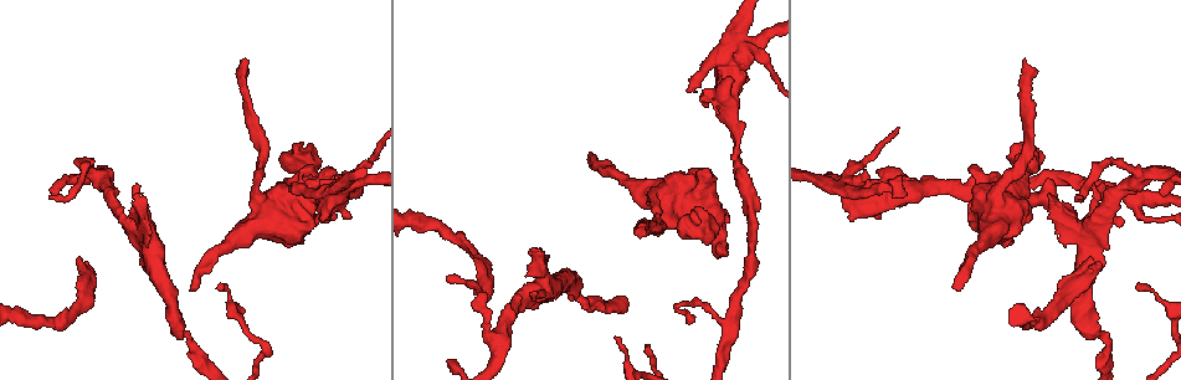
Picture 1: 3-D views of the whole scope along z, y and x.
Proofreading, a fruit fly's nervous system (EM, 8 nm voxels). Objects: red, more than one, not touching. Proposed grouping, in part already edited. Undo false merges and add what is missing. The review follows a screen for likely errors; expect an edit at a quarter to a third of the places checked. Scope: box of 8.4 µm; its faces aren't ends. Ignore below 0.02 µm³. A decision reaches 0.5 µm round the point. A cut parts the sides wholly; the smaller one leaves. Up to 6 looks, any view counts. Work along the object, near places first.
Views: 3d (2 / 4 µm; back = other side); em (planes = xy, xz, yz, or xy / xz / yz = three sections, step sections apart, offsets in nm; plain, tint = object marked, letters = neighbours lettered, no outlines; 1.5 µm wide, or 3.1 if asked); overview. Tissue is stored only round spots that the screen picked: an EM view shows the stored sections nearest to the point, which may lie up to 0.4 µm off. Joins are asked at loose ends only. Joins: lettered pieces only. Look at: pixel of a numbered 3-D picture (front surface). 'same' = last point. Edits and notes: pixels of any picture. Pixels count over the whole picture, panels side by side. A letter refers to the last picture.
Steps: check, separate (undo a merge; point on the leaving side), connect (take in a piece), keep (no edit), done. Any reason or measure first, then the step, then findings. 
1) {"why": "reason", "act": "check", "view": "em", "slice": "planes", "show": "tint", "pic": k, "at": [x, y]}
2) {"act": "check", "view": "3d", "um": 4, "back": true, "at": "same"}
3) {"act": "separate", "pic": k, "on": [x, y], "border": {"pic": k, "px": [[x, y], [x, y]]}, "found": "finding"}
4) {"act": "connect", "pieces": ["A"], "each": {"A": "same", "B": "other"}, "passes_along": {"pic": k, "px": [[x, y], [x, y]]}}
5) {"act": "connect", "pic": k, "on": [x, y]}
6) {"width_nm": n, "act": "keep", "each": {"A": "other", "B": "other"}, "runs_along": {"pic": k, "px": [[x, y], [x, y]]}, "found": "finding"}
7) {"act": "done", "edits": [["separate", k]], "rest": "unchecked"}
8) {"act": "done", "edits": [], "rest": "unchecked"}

{"act": "check", "view": "3d", "um": 2, "pic": 1, "at": [586, 303]}

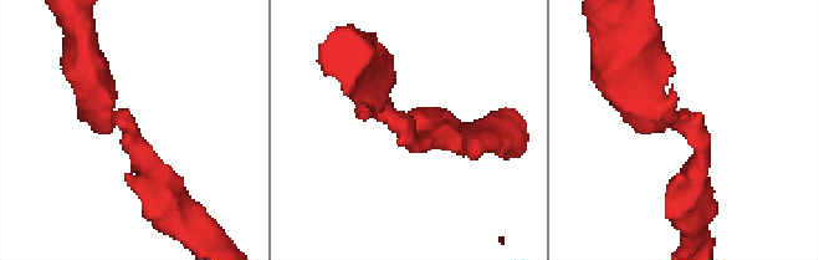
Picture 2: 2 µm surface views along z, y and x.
{"act": "check", "view": "em", "slice": "yz", "step": 8, "show": "tint", "pic": 2, "at": [681, 119]}

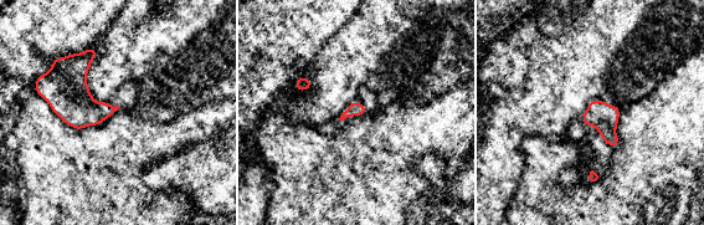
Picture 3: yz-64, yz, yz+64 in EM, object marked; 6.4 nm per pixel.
{"act": "check", "view": "em", "slice": "planes", "show": "letters", "at": "same"}

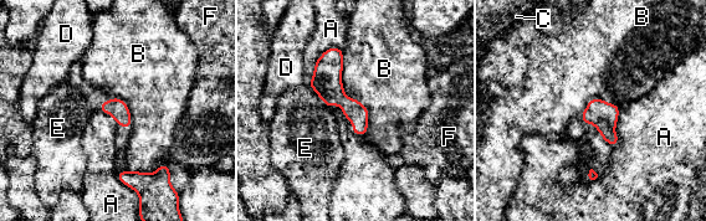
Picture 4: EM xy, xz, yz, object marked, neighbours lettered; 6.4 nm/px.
{"width_nm": 130, "act": "keep", "each": {"A": "other", "B": "other", "C": "other", "D": "other", "E": "other", "F": "other"}, "border": {"pic": 4, "px": [[620, 108], [618, 142], [610, 147]]}, "found": "continuous, no second cell"}

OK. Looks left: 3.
{"why": "an open end", "act": "check", "view": "em", "slice": "planes", "show": "tint", "pic": 1, "at": [308, 166]}

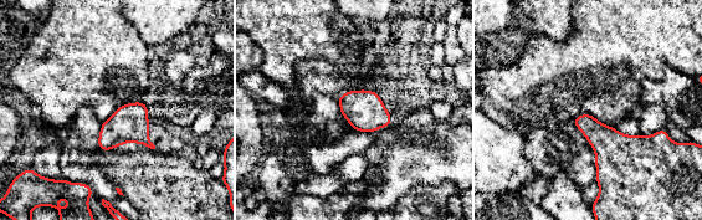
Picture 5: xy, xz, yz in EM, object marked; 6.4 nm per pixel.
{"why": "what lies round it", "act": "check", "view": "em", "slice": "planes", "show": "letters", "at": "same"}

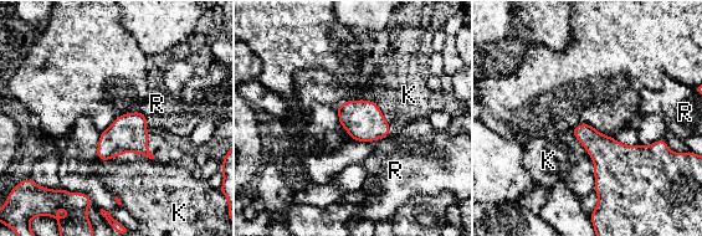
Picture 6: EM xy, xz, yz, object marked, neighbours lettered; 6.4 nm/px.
{"act": "keep", "each": {"K": "other", "R": "other"}, "border": {"pic": 6, "px": [[389, 133], [372, 142]]}, "found": "no lettered piece goes on from it"}

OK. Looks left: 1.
{"act": "check", "view": "em", "slice": "planes", "show": "letters", "pic": 1, "at": [449, 360]}

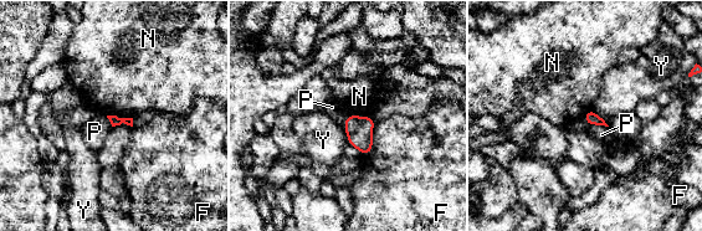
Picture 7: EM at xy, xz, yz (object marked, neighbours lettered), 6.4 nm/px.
{"longest_contact_nm": ["F", 240], "act": "keep", "each": {"F": "other", "N": "other", "P": "other", "Y": "other"}, "border": {"pic": 7, "px": [[583, 118], [590, 124], [608, 127]]}, "found": "no lettered piece goes on from it"}

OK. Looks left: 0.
{"act": "done", "edits": [], "rest": "unchecked"}

